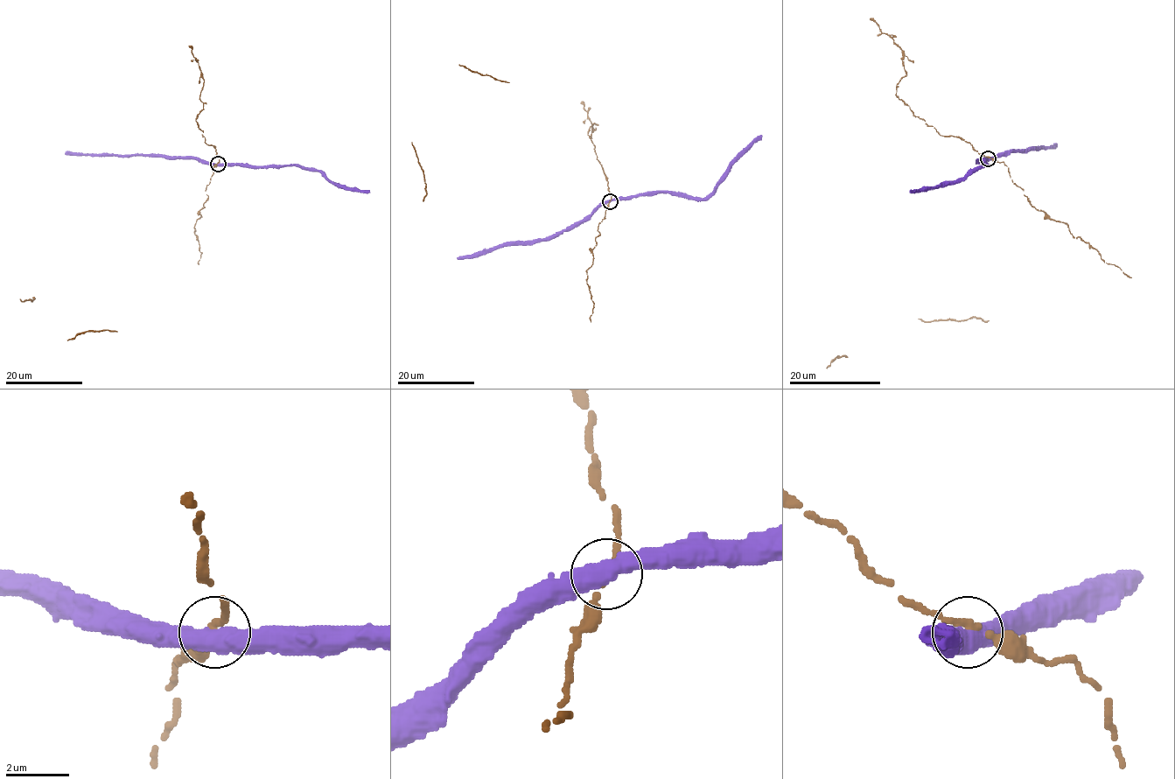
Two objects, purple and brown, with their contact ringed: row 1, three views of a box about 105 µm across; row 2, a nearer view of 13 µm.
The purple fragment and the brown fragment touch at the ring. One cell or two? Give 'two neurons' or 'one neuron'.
two neurons

